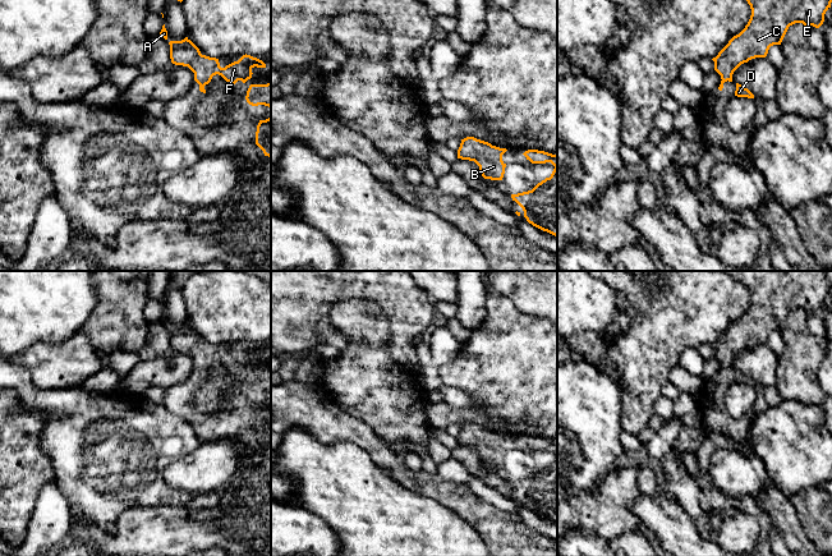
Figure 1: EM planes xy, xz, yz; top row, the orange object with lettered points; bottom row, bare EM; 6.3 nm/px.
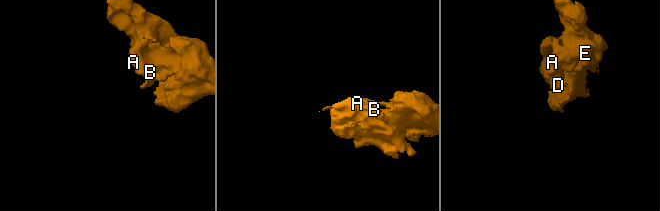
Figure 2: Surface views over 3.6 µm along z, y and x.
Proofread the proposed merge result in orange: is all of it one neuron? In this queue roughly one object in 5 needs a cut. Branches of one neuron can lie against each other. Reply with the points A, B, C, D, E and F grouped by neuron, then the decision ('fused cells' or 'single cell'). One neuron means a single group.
groups A B C D E F; single cell

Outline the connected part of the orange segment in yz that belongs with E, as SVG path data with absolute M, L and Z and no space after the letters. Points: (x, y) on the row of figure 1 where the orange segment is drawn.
M746 0L751 9L751 15L745 28L734 36L728 43L718 52L714 61L714 70L721 75L720 91L725 82L732 82L734 72L744 63L755 58L766 58L773 45L781 45L787 29L795 23L805 27L819 28L824 22L824 14L831 8L832 0Z

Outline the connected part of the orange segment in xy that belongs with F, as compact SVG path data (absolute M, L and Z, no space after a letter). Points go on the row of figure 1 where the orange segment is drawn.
M185 37L181 41L170 41L170 59L175 65L188 66L194 73L194 81L199 84L199 91L206 93L204 86L213 75L221 75L230 84L238 81L245 83L252 78L252 69L266 68L266 64L250 55L243 55L225 68L220 66L219 59L202 55L199 49Z

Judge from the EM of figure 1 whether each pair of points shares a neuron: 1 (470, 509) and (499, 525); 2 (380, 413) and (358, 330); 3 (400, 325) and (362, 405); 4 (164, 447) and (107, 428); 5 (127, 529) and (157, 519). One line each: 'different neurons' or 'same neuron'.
1: same neuron
2: same neuron
3: different neurons
4: same neuron
5: same neuron

